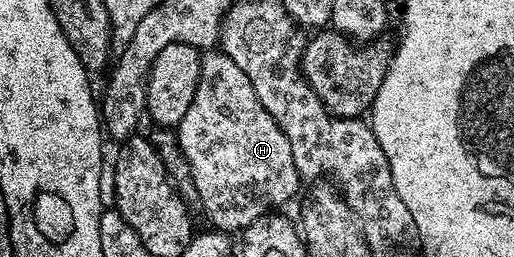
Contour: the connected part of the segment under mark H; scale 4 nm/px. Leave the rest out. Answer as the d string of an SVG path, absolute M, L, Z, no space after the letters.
M214 48L203 53L202 75L200 84L196 88L196 96L192 96L192 105L188 108L188 112L184 112L184 120L180 120L176 133L184 156L188 156L188 164L192 164L192 180L196 180L196 192L200 192L202 210L210 217L209 225L213 229L223 232L231 232L230 230L241 232L251 226L257 218L263 218L265 214L271 213L275 208L282 208L282 205L298 190L300 179L296 172L296 164L292 160L292 144L288 144L288 136L284 136L284 132L280 132L276 120L272 120L272 116L268 116L264 104L260 104L260 100L248 80L248 76L244 76L244 72L240 72L240 68L236 68L236 60L232 60L228 55L222 53L221 49Z

